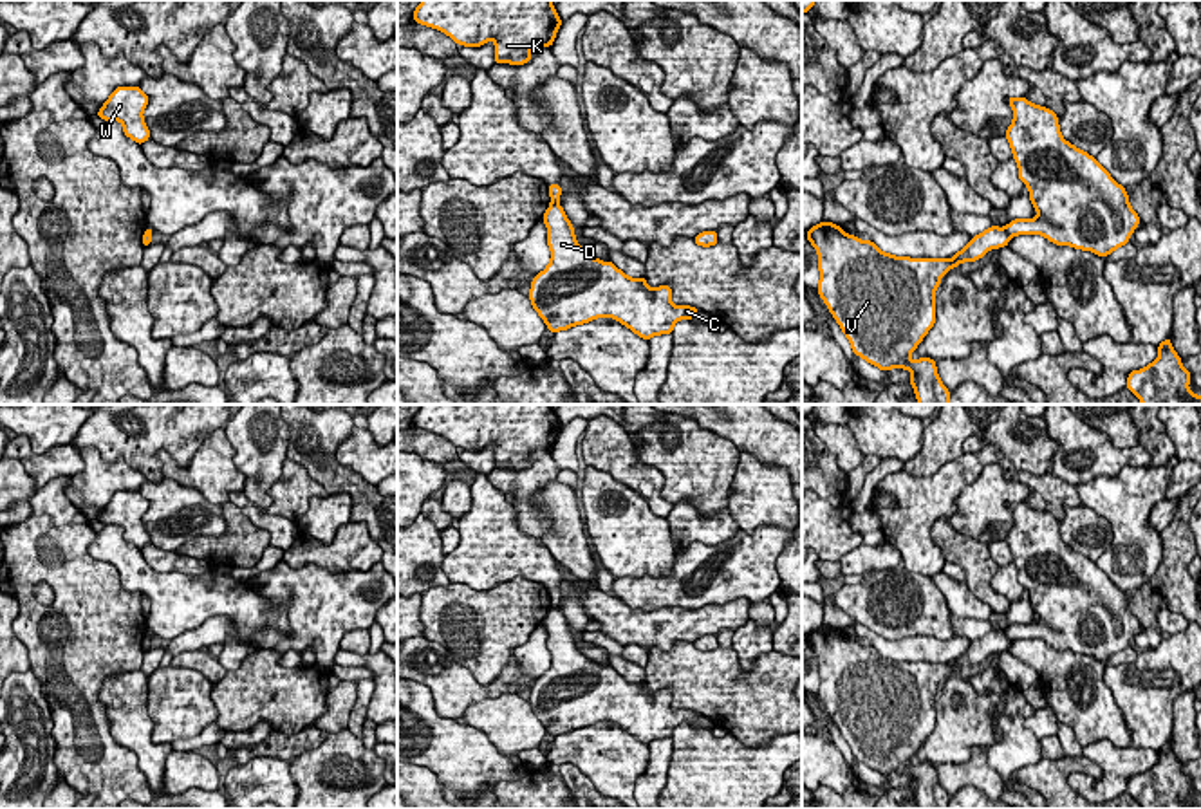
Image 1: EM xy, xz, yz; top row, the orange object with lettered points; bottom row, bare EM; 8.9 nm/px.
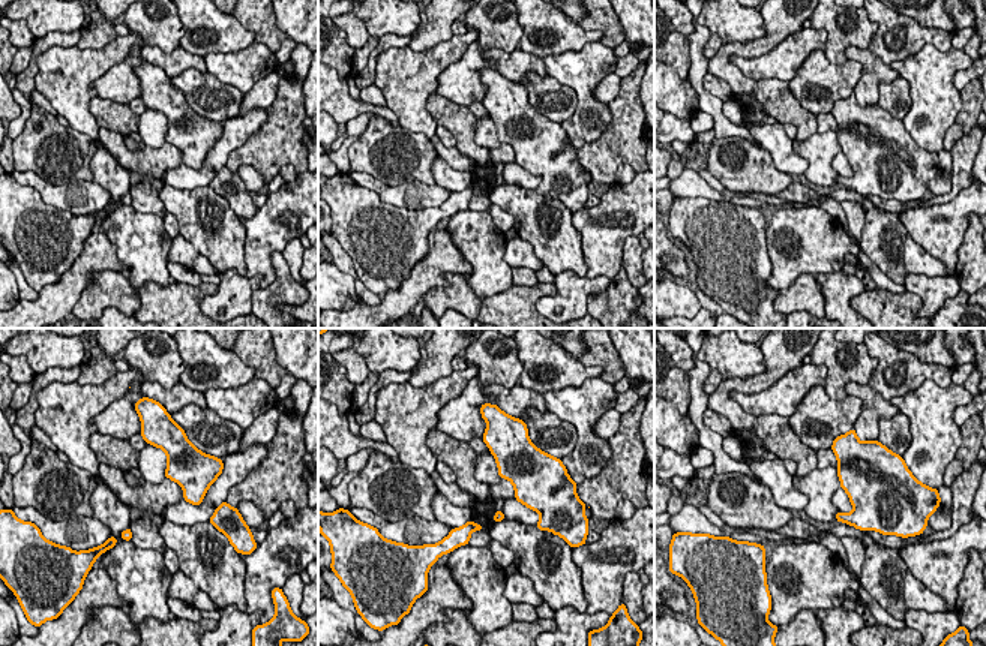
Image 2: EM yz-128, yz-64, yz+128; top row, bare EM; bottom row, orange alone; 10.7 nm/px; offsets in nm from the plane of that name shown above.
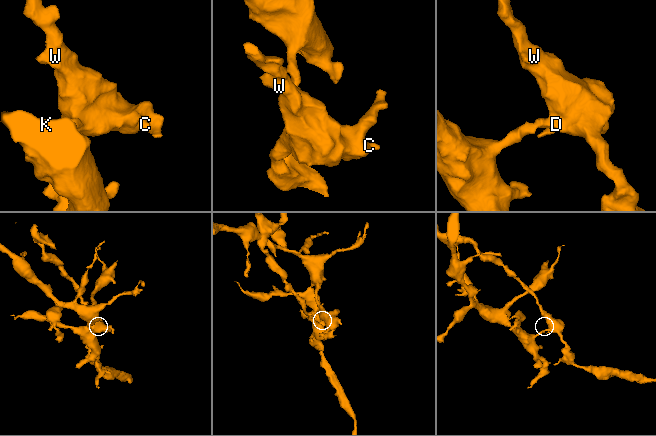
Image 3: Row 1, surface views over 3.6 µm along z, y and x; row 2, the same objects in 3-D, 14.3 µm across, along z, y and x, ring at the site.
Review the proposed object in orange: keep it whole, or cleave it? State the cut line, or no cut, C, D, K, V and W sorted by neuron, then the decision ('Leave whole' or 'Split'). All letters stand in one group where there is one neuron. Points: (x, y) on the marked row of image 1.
Split along yz (1005, 228), (1010, 235). Groups: C D W / K V. Split

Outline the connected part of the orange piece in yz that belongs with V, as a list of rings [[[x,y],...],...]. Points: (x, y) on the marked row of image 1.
[[[825,220],[807,229],[807,242],[818,251],[818,294],[851,341],[852,352],[883,372],[890,368],[910,370],[908,385],[914,386],[919,404],[950,404],[950,390],[941,383],[936,361],[930,358],[910,361],[908,356],[936,323],[934,294],[941,276],[961,262],[975,262],[990,249],[1008,246],[1006,228],[992,226],[975,235],[950,260],[894,256],[880,251],[872,240],[860,240]]]

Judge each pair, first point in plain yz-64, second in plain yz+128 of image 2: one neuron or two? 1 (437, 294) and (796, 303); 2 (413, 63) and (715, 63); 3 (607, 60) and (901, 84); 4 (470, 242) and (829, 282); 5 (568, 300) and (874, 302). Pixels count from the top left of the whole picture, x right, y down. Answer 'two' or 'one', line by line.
1: one
2: two
3: two
4: one
5: two

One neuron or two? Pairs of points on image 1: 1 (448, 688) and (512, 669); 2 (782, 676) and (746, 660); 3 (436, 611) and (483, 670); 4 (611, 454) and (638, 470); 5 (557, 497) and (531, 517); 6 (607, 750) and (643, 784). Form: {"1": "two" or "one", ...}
{"1": "one", "2": "two", "3": "one", "4": "one", "5": "two", "6": "two"}

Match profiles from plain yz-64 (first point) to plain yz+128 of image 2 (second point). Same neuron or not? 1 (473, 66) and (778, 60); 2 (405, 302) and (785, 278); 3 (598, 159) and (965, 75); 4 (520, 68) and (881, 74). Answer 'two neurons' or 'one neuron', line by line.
1: two neurons
2: one neuron
3: two neurons
4: one neuron

